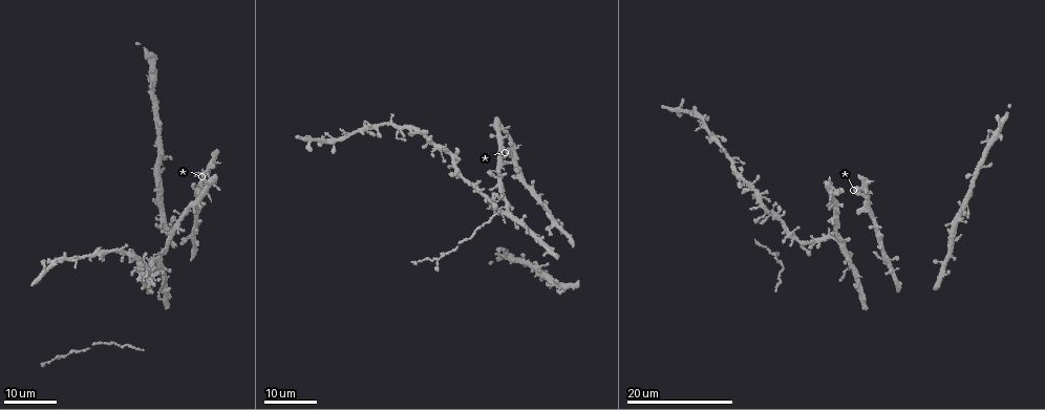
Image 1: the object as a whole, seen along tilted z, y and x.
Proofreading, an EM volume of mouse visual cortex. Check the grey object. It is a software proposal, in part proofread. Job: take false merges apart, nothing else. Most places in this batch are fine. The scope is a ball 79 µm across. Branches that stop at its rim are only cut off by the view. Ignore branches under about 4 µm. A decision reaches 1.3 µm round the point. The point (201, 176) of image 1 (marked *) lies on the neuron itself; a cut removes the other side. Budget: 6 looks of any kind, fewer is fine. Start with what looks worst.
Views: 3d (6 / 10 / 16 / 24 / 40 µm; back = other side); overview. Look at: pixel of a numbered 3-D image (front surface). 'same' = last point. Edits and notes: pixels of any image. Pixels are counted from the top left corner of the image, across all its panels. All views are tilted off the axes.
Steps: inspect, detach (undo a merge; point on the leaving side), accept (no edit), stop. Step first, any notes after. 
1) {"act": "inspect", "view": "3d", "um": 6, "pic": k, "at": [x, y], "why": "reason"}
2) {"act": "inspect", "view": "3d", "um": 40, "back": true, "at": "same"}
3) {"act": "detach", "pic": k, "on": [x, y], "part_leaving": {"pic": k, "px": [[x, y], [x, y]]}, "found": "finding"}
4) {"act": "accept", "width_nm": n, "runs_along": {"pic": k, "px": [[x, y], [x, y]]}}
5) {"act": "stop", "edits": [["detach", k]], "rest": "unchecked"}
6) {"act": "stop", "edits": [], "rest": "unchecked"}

{"act": "inspect", "view": "3d", "um": 16, "pic": 1, "at": [484, 195], "why": "four arms meet"}

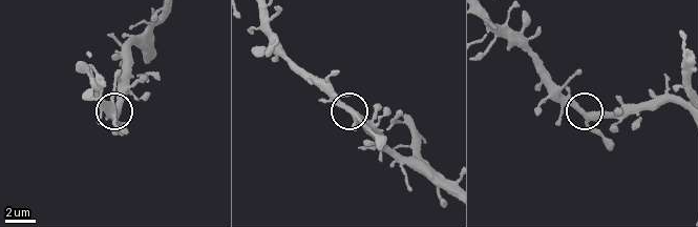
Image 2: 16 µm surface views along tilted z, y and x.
{"act": "inspect", "view": "3d", "um": 10, "pic": 2, "at": [356, 115]}

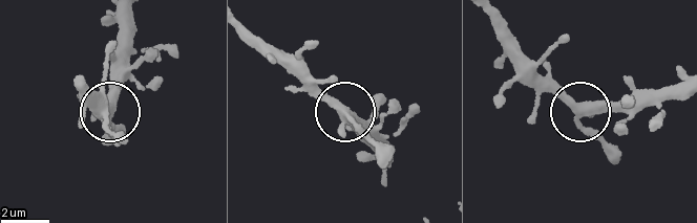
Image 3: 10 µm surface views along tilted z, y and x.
{"act": "accept", "found": "continuous, no second neuron"}

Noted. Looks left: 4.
{"act": "inspect", "view": "3d", "um": 24, "pic": 1, "at": [402, 127], "why": "small branch off a trunk"}

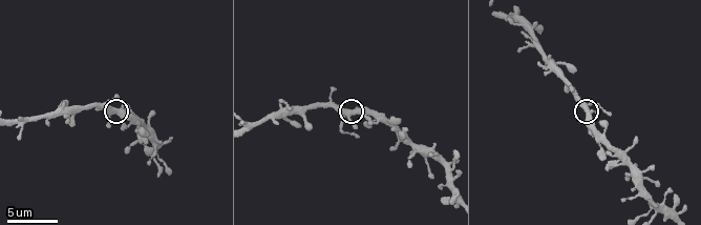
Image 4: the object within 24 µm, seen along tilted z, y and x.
{"act": "inspect", "view": "3d", "um": 6, "pic": 4, "at": [348, 115], "why": "closer look"}

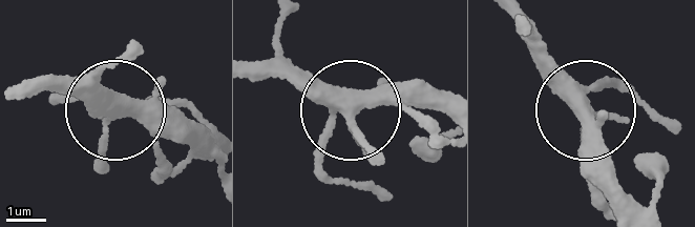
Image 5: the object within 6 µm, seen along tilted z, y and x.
{"act": "accept", "width_nm": 360, "runs_along": {"pic": 5, "px": [[442, 114], [352, 107], [333, 124], [324, 182]]}, "found": "one neuron here"}

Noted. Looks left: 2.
{"act": "stop", "edits": [], "rest": "unchecked"}

